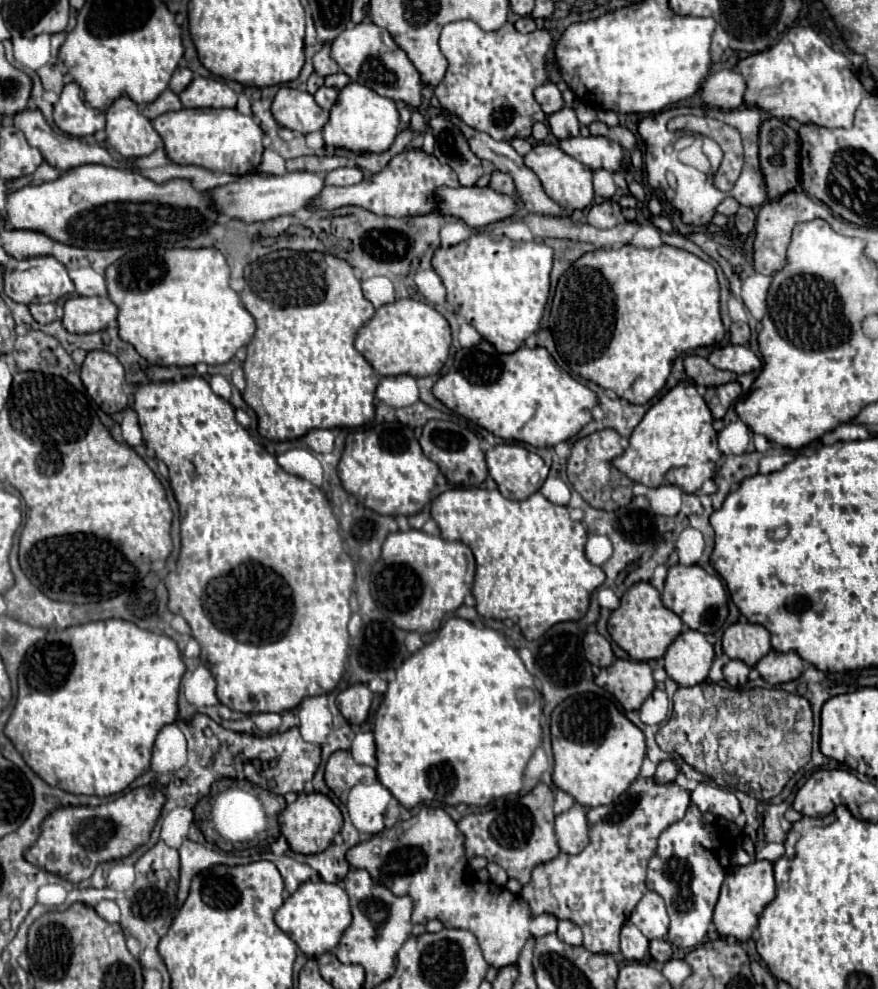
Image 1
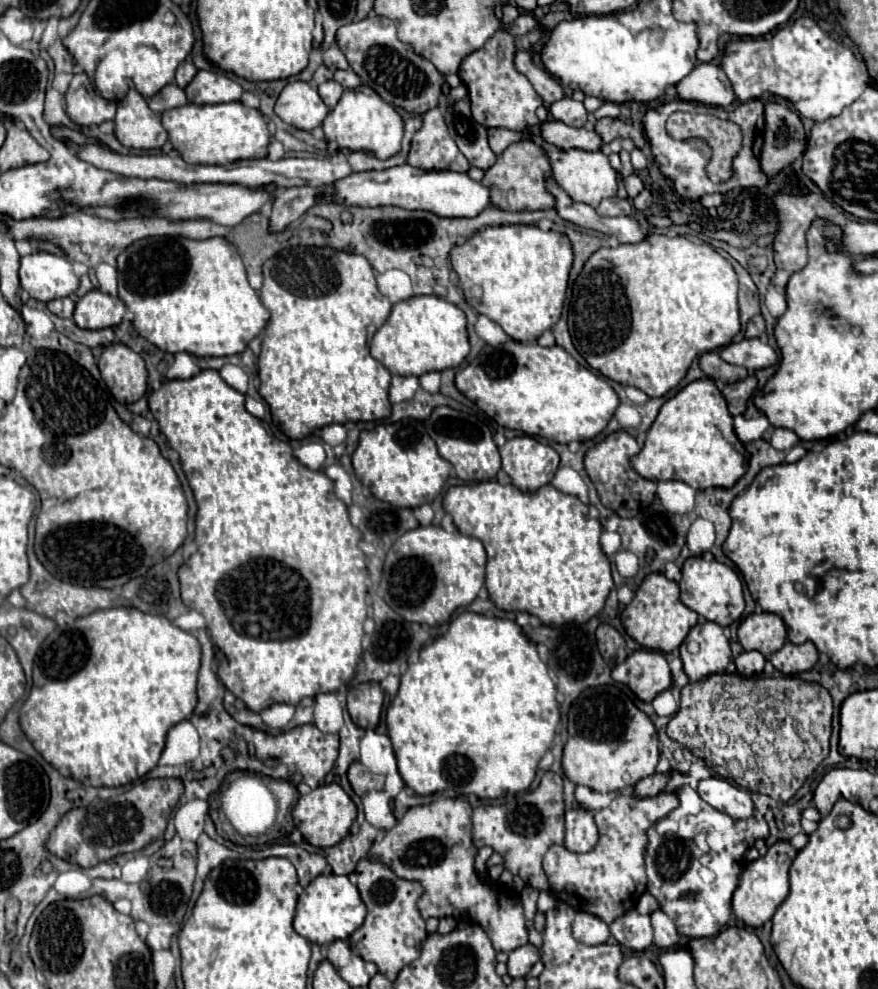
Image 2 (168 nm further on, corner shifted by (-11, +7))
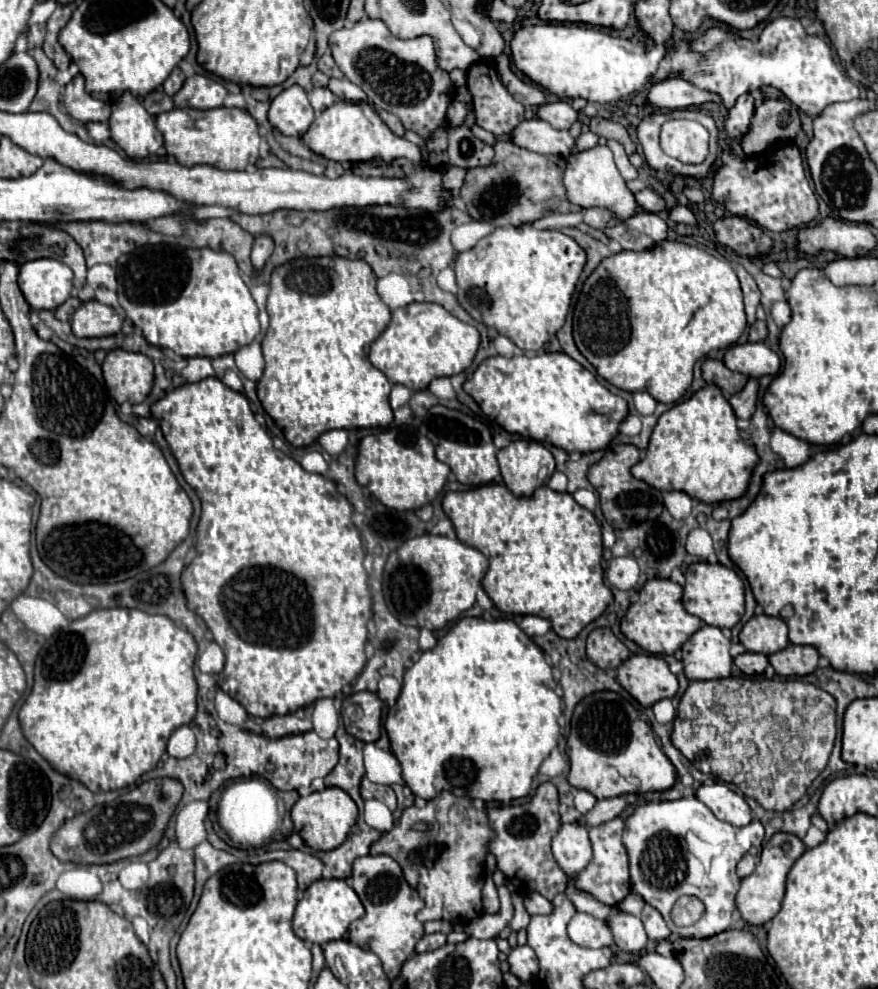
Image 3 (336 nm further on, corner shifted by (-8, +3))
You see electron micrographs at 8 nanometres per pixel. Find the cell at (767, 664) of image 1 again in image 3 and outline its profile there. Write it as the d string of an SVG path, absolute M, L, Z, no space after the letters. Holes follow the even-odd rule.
M786 646L770 656L770 664L780 676L806 676L816 670L818 652L814 646Z

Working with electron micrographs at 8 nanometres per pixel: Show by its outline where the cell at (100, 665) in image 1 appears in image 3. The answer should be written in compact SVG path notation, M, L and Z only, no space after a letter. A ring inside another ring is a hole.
M132 608L94 610L88 616L70 622L68 628L56 632L42 646L42 650L40 650L40 654L36 658L32 692L30 692L30 696L26 698L26 702L22 704L22 708L18 712L22 734L36 748L36 752L52 764L54 770L58 770L60 774L64 774L64 776L68 776L72 780L82 782L92 792L106 792L106 790L118 790L118 788L132 786L142 774L156 768L162 754L166 752L166 742L168 742L172 730L176 730L176 726L190 724L194 714L196 714L196 678L194 678L196 652L198 652L198 646L194 642L194 636L188 630L174 624L168 616L146 614L142 610L132 610Z

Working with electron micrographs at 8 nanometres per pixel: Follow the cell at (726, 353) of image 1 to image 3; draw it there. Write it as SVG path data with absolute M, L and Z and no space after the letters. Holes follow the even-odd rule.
M756 342L756 344L736 344L730 346L724 354L724 364L734 370L734 372L742 372L746 376L774 376L780 370L780 358L776 352L772 352L764 342Z

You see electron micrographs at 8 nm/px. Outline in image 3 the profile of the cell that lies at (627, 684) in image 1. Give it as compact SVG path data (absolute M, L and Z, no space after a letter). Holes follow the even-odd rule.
M631 655L618 666L620 686L632 694L642 706L652 706L662 698L672 698L678 692L678 680L660 655Z

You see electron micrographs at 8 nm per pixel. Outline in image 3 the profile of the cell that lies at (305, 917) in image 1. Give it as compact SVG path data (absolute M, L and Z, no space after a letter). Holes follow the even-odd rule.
M316 880L314 884L310 884L310 888L306 888L302 900L296 906L294 912L294 932L300 940L312 942L312 944L326 944L330 940L340 940L340 938L348 938L348 926L364 916L364 906L360 902L360 898L356 896L356 892L344 882L344 880Z

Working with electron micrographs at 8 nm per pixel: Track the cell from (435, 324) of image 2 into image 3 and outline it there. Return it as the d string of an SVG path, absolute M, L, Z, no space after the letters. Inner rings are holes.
M412 302L392 312L390 324L372 342L368 356L392 384L402 384L410 390L424 390L434 378L454 376L466 370L472 364L478 344L478 330L452 316L440 304Z

